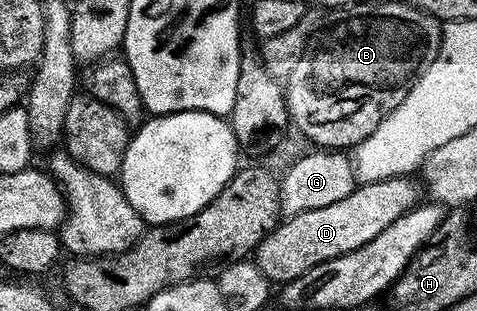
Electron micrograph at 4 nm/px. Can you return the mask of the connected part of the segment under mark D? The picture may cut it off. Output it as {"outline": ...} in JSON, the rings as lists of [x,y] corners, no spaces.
{"outline":[[[380,179],[377,183],[372,182],[361,182],[349,195],[342,197],[342,201],[334,201],[334,205],[322,205],[322,209],[310,209],[297,215],[289,215],[283,221],[277,222],[276,226],[269,230],[268,236],[256,246],[254,252],[254,261],[260,266],[264,276],[276,285],[290,283],[322,262],[362,248],[384,229],[394,224],[394,221],[417,206],[416,198],[419,197],[420,191],[416,188],[414,180]]]}

